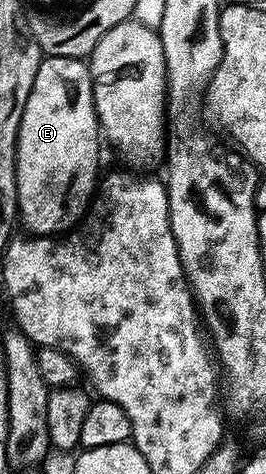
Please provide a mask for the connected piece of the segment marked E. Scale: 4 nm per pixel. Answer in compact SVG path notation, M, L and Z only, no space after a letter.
M44 56L37 67L36 78L33 79L32 90L29 91L28 101L24 105L23 114L20 117L18 131L18 145L16 147L16 199L18 201L18 220L28 229L28 234L35 237L50 237L62 235L74 230L87 216L87 210L97 193L97 182L100 180L99 173L99 141L101 145L101 130L99 116L95 113L95 100L93 99L93 87L91 86L91 71L86 60L78 57L48 57Z

